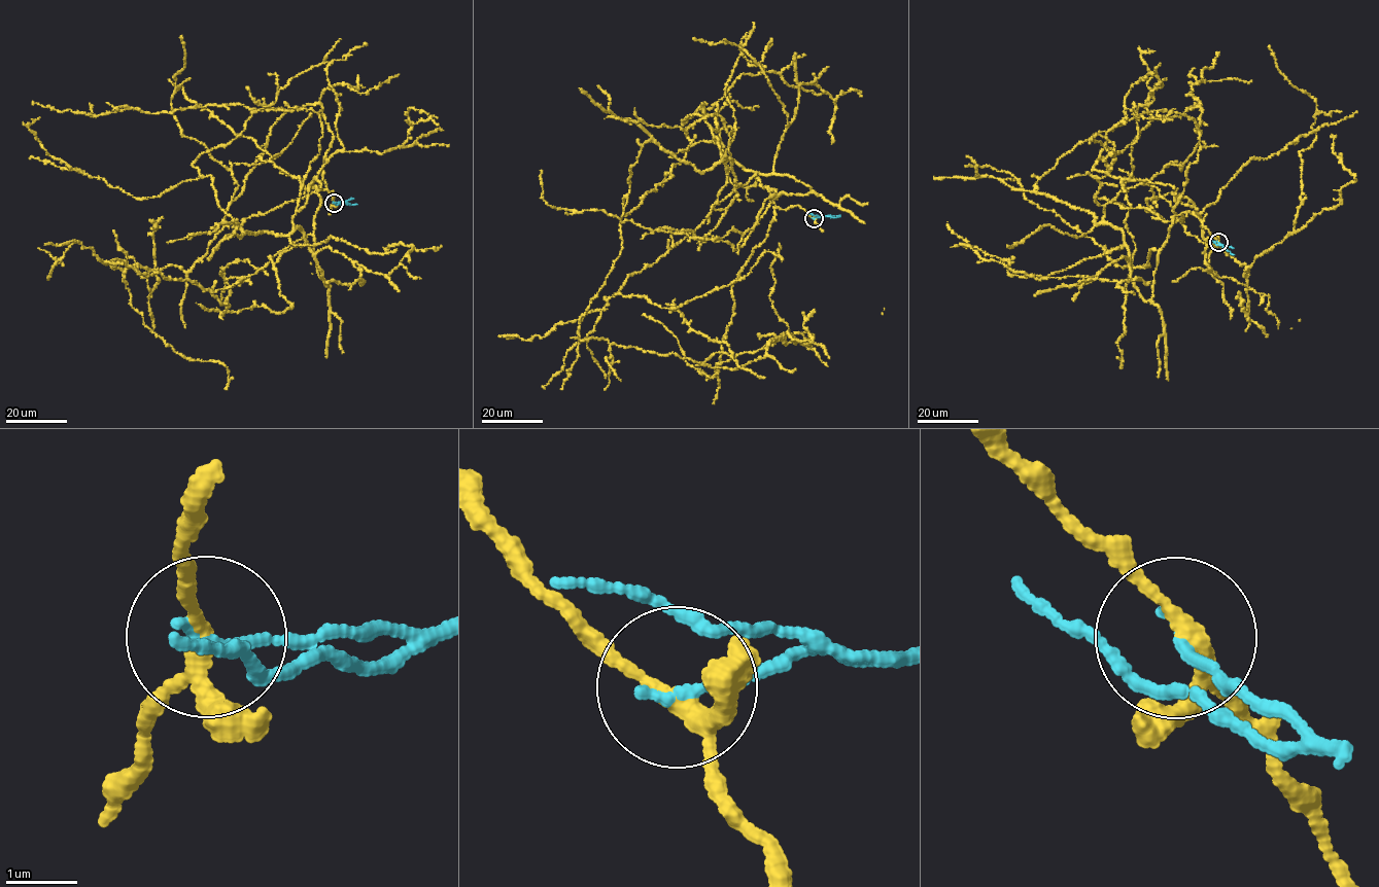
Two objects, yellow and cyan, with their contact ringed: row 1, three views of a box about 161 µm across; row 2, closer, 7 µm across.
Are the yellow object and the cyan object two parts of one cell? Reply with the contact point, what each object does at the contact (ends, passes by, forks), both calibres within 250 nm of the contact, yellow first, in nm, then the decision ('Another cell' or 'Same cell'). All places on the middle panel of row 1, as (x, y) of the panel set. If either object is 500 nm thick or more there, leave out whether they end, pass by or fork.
Place: (814, 218). At the ring yellow forks. At the ring cyan ends. Thickness 190 nm (yellow) against 150 nm. Another cell

